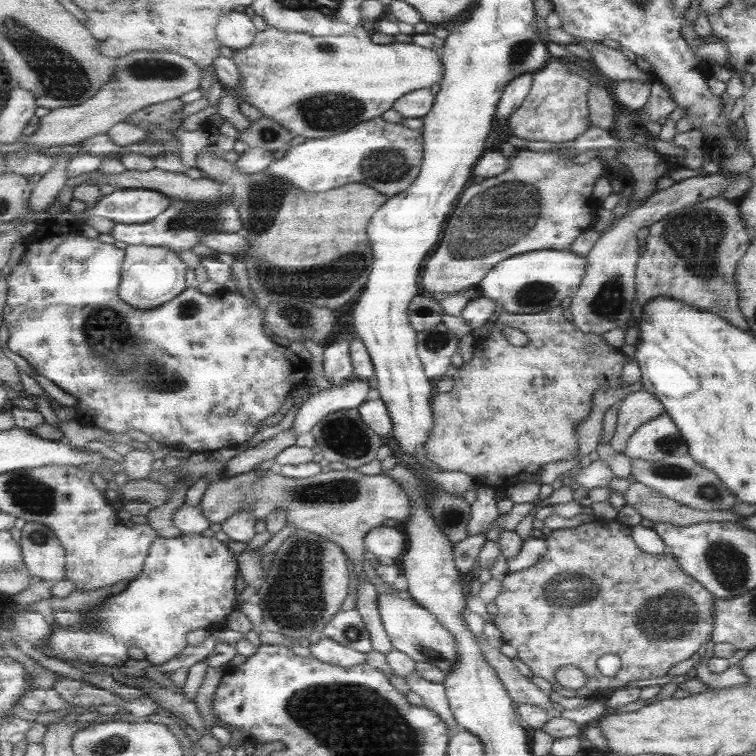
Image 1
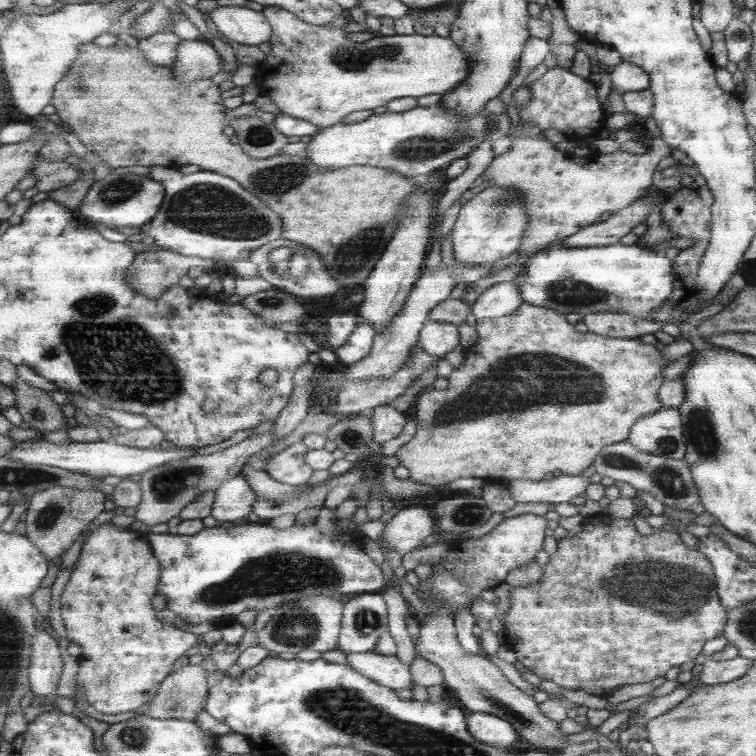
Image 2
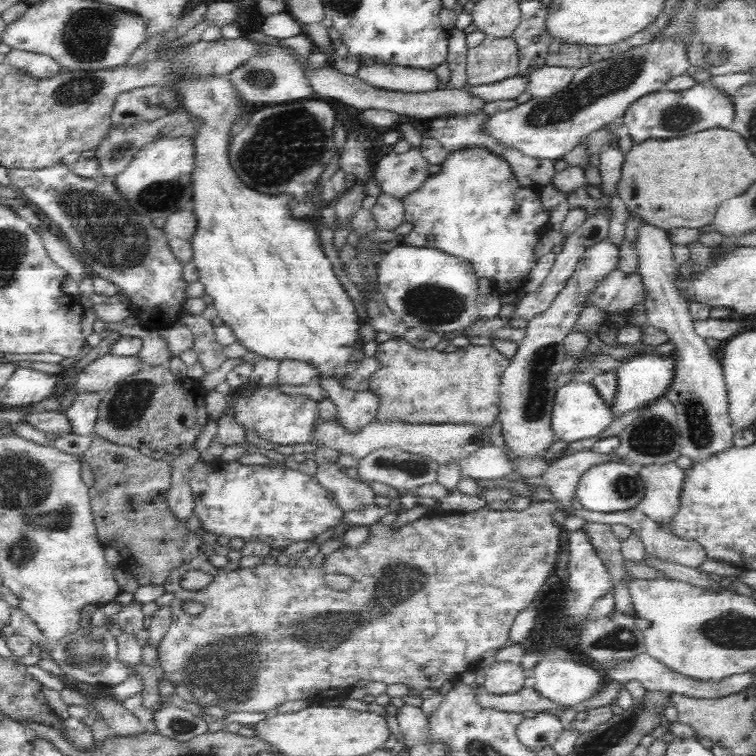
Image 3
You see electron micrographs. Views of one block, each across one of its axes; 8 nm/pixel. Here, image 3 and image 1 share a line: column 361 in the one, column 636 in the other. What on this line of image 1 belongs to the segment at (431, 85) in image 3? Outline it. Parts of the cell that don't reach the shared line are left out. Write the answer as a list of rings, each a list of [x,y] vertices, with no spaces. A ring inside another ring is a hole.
[[[579,41],[575,43],[581,44],[587,50],[587,54],[591,56],[591,64],[612,82],[639,81],[647,84],[653,82],[653,77],[650,73],[640,70],[621,51],[595,41]]]

